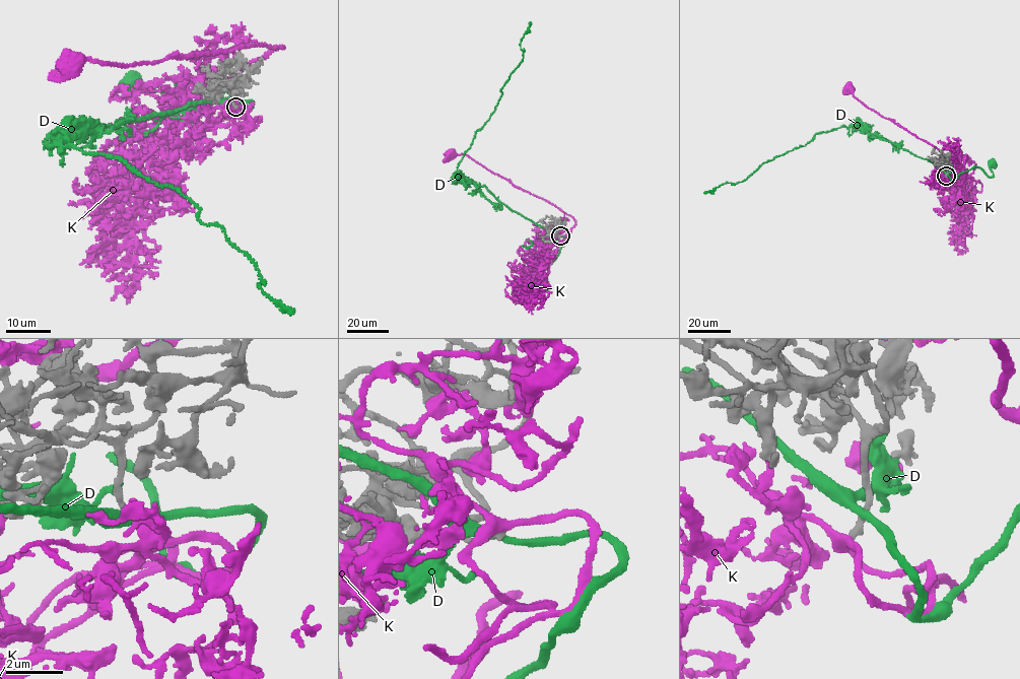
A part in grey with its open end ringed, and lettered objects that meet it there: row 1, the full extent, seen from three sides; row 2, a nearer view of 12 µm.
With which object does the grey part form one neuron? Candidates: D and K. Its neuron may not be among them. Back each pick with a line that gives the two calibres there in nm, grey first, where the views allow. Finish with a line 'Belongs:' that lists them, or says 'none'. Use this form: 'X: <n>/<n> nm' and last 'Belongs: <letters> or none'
K: 260/280 nm
Belongs: K

